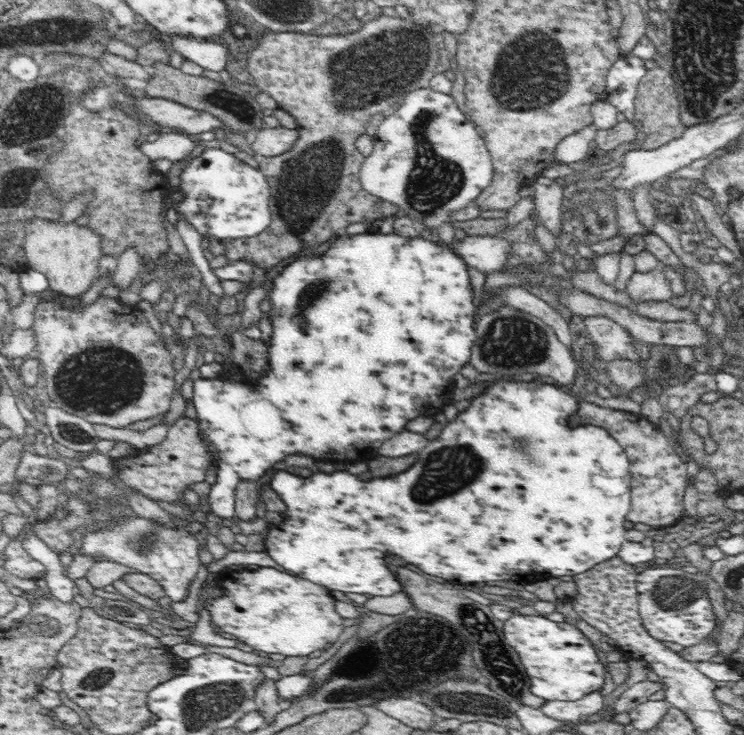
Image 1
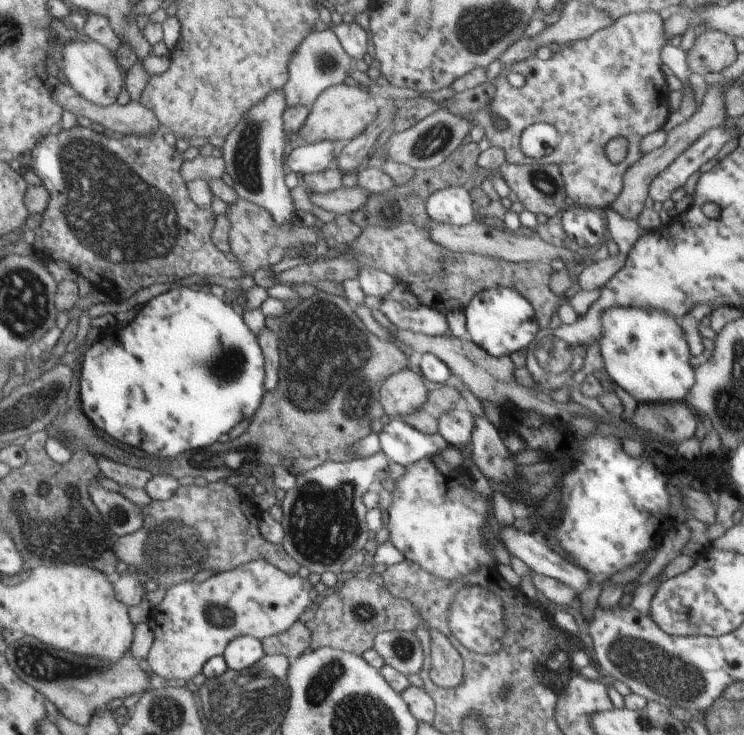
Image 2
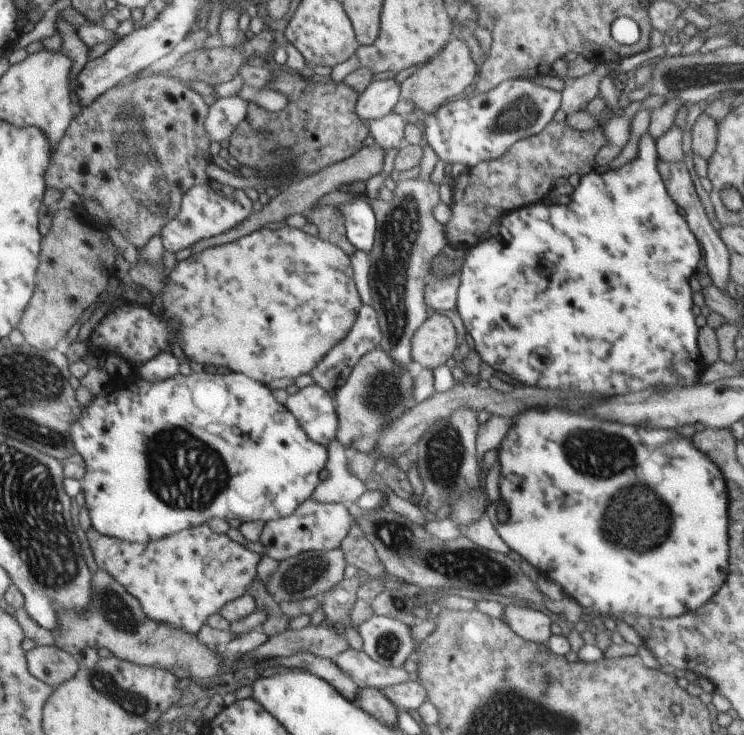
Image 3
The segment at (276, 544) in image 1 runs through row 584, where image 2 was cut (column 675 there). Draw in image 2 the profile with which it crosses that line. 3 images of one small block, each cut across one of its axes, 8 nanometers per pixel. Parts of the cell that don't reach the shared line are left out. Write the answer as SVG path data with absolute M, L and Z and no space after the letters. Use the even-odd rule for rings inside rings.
M626 307L613 308L605 311L601 317L603 324L603 337L599 342L601 354L608 374L614 378L618 386L622 386L630 396L636 400L684 400L690 387L696 382L696 370L690 367L690 352L684 340L684 334L674 318L668 314L658 314L654 310L632 310Z

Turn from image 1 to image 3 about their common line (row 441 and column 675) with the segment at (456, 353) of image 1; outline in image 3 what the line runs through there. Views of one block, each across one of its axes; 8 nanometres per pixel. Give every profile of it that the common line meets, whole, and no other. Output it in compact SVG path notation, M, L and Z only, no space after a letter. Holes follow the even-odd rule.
M646 132L640 138L634 160L617 170L608 169L604 173L589 170L586 176L580 178L579 184L571 194L572 200L569 204L541 204L540 202L533 205L527 204L524 208L514 210L502 218L497 236L491 236L484 242L479 241L478 245L471 245L467 249L460 273L460 286L454 314L455 318L462 319L468 334L474 339L474 350L477 351L482 362L486 362L495 371L504 372L526 386L564 388L564 390L578 390L586 394L596 394L596 392L608 394L608 390L610 394L626 394L626 392L640 392L650 386L676 386L676 384L690 386L698 382L699 376L703 373L701 370L707 366L698 349L698 326L696 326L696 316L692 312L694 302L692 302L690 276L694 274L698 262L703 260L703 250L698 240L694 238L694 234L690 232L678 205L670 198L662 177L658 174L657 164L655 140ZM574 242L580 242L580 244L576 246ZM558 244L562 246L558 248ZM534 278L536 278L536 300L534 300ZM554 288L558 292L558 298L552 298Z

